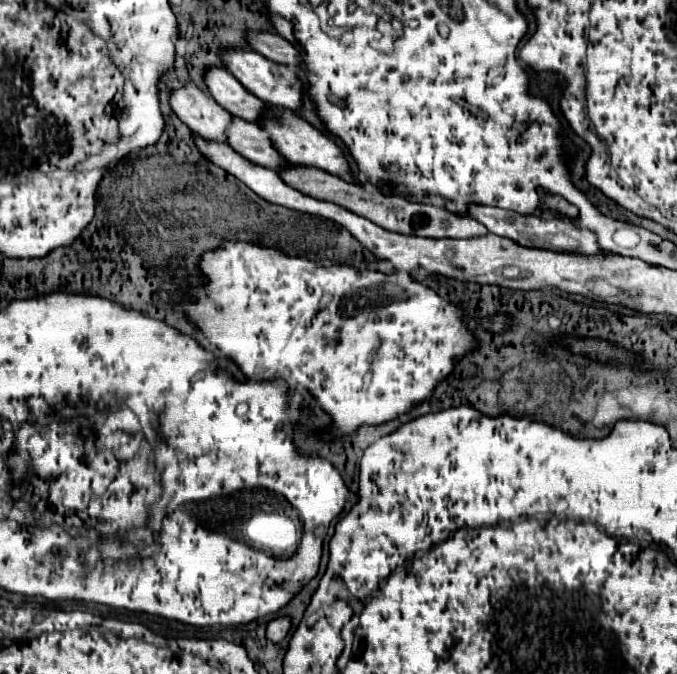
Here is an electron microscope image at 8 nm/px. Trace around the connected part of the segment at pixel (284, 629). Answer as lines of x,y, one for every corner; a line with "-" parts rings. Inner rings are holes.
280,616
280,618
274,618
268,628
266,628
266,638
272,640
272,642
282,642
284,636
290,632
290,626
292,626
292,618
290,616

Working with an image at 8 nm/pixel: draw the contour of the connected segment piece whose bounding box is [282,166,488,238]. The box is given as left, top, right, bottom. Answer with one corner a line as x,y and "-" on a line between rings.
292,166
286,172
282,172
282,180
312,196
318,200
326,200
326,202
334,202
340,204
344,208
348,208
350,212
364,216
372,222
376,222
378,226
392,230
392,232
400,232
400,234
414,234
414,236
426,236
426,238
480,238
482,234
488,234
486,226
482,226
476,220
470,218
458,218
456,214
450,214
448,210
440,210
438,206
430,206
430,204
422,204
422,202
404,202
404,198
400,196
384,196
372,190
366,190
362,186
356,184
348,184
338,176
332,176
324,170
318,168
308,168
308,166

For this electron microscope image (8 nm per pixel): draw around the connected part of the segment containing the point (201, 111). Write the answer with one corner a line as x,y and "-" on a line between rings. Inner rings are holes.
172,82
170,104
178,118
188,124
198,136
204,140
212,140
218,144
228,144
228,130
234,116
218,106
208,94
190,84

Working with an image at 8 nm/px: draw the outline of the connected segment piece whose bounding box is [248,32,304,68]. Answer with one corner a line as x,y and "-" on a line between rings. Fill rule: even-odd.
250,32
248,34
248,42
256,52
260,52
266,58
270,58
272,62
304,68
304,62
302,62
302,56
298,54
298,50
278,34

